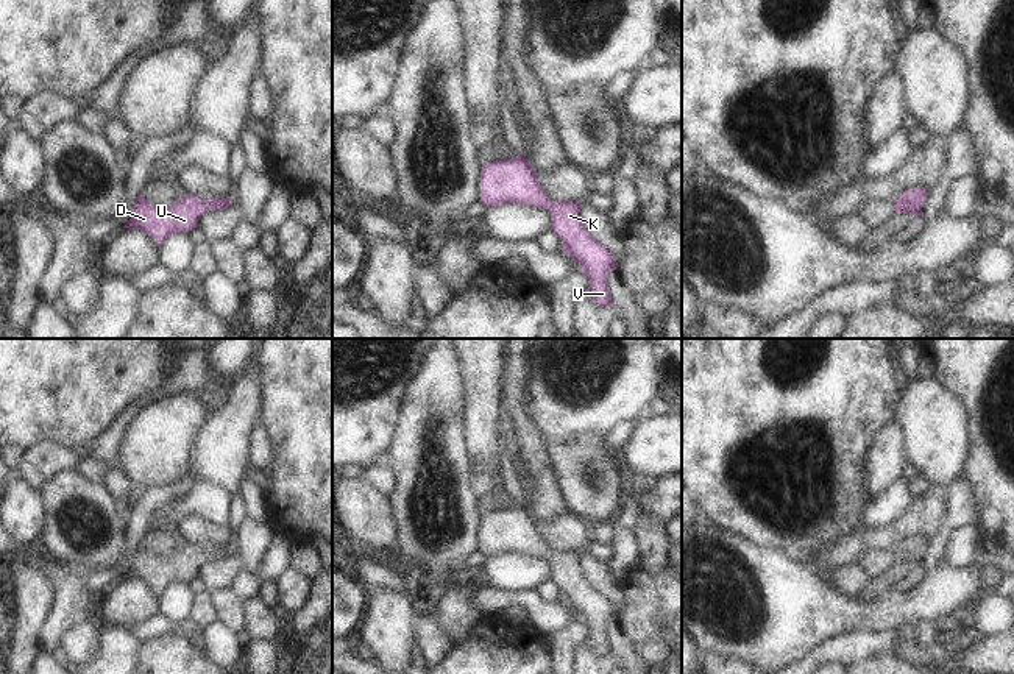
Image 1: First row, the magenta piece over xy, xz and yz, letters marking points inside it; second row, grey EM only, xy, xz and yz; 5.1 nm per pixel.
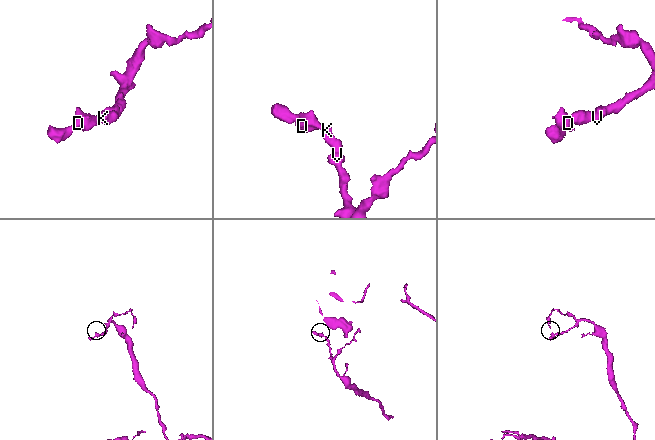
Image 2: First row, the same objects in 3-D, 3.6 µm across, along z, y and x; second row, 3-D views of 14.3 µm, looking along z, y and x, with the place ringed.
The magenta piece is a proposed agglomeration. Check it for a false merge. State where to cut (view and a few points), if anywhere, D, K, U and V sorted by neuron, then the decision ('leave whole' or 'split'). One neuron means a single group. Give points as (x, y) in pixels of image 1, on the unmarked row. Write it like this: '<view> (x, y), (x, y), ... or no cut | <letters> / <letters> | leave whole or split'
no cut | D K U V | leave whole

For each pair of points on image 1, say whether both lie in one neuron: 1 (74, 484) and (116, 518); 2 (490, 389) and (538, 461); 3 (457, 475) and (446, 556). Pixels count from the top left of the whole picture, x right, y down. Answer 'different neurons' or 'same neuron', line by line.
1: same neuron
2: different neurons
3: same neuron

